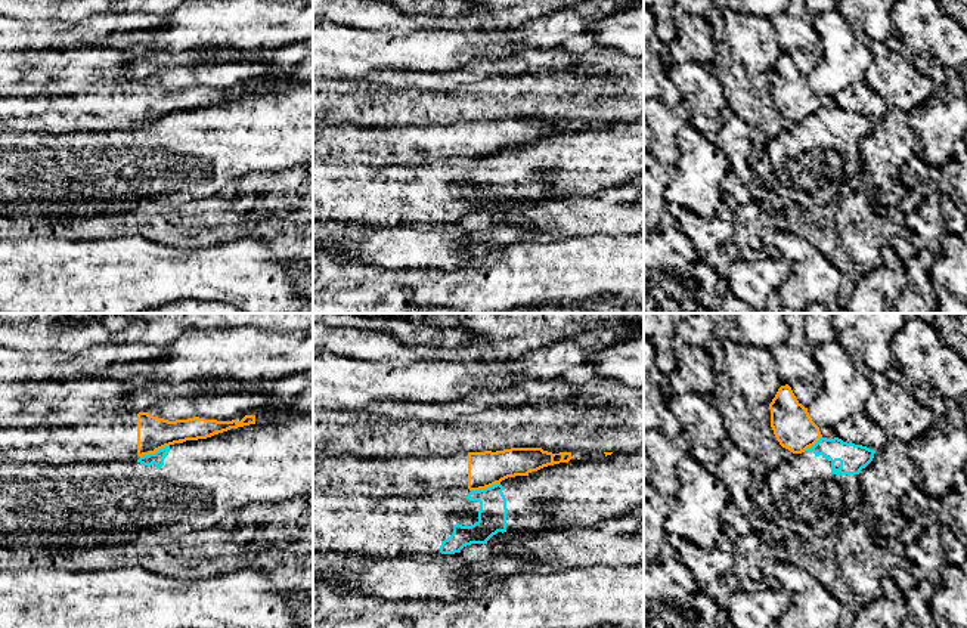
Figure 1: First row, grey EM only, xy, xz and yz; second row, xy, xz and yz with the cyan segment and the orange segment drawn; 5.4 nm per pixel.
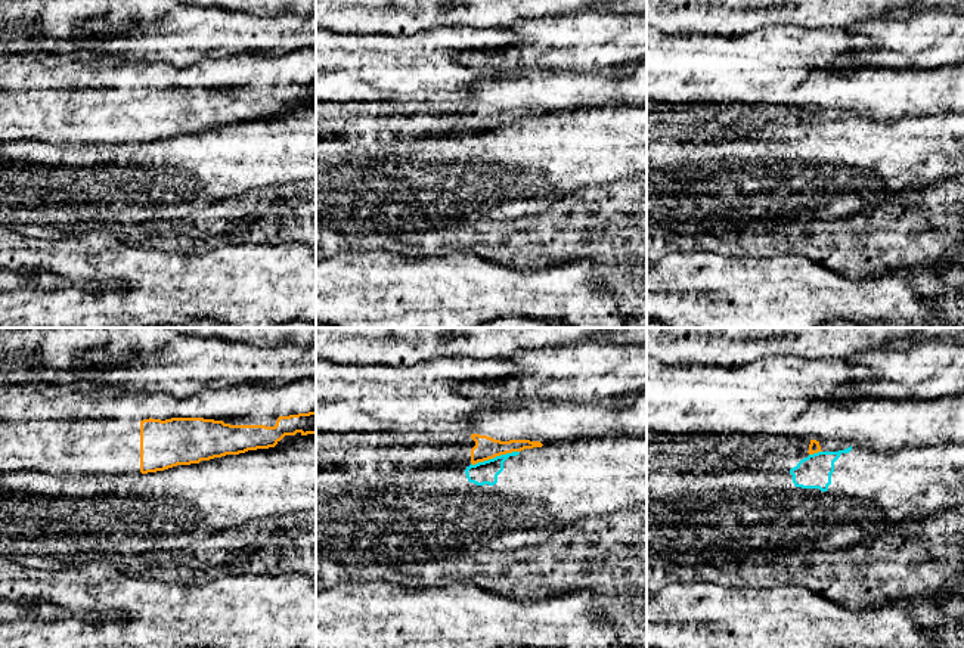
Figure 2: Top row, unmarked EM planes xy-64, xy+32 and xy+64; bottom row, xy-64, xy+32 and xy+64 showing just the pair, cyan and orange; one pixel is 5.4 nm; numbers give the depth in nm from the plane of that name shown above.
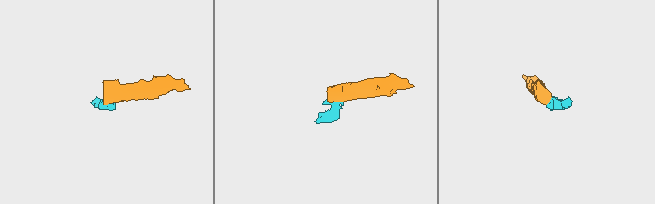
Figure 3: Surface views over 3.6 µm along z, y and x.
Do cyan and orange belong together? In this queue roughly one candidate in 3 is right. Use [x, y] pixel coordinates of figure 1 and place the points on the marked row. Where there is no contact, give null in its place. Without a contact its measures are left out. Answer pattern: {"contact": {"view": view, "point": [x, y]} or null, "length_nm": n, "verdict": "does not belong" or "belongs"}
{"contact": {"view": "xy", "point": [155, 452]}, "length_nm": 170, "verdict": "does not belong"}

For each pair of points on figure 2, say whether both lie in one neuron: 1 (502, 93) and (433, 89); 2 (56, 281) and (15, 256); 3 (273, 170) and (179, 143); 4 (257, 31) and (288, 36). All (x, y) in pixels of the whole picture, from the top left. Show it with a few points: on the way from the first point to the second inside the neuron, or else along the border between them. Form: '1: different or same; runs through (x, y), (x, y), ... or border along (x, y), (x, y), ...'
1: same; runs through (484, 93), (468, 96), (450, 89)
2: different; border along (15, 270), (55, 272), (73, 284)
3: same; runs through (250, 157), (219, 157), (202, 148)
4: same; runs through (264, 33), (281, 33)

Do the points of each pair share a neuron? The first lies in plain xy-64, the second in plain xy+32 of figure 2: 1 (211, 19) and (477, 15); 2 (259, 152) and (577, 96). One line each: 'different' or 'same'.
1: different
2: different

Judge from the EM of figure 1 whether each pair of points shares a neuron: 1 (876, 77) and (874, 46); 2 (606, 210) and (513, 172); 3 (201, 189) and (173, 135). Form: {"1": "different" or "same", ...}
{"1": "same", "2": "different", "3": "same"}

